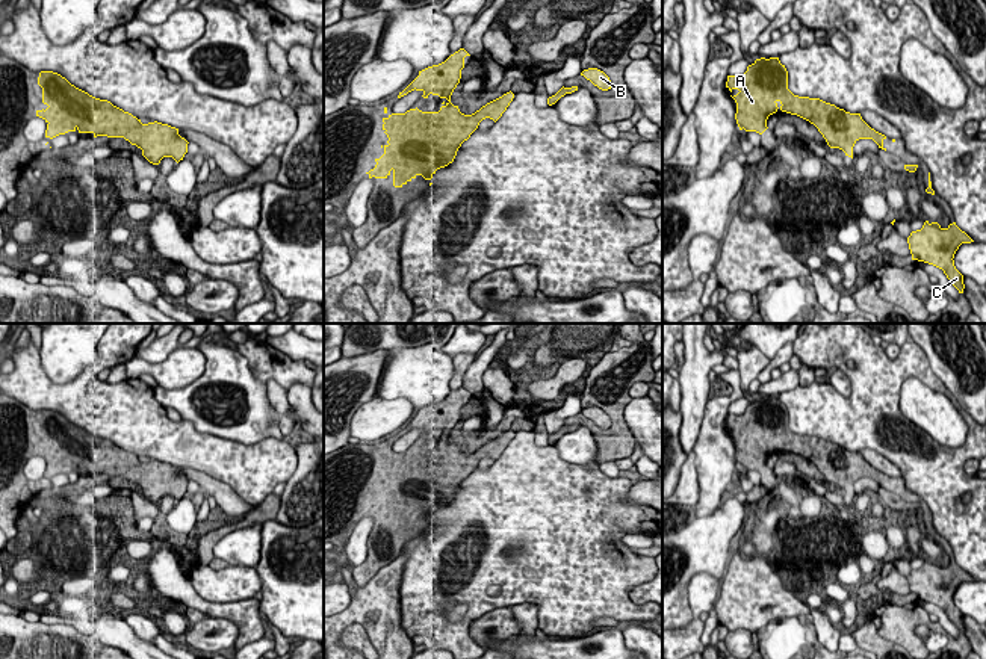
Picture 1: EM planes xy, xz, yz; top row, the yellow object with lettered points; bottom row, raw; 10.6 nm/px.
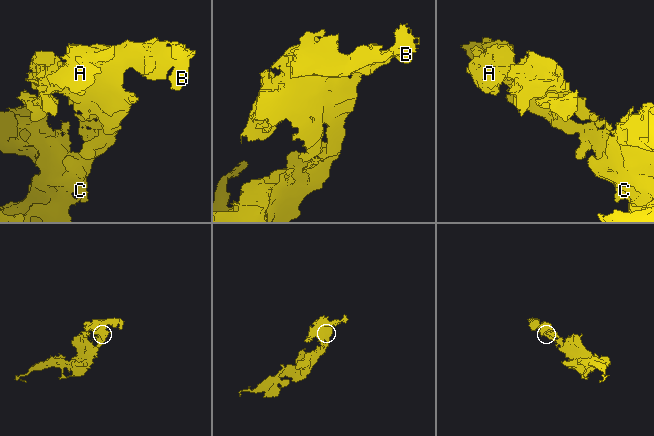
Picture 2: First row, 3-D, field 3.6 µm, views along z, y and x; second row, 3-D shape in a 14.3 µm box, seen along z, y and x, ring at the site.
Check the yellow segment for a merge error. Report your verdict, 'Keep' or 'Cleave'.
Keep

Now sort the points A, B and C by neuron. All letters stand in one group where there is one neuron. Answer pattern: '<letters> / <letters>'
A B C

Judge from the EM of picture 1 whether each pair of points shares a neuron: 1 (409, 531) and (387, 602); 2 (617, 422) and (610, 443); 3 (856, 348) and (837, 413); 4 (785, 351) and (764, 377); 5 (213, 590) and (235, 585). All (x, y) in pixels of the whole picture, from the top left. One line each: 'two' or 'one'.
1: one
2: one
3: one
4: one
5: one

